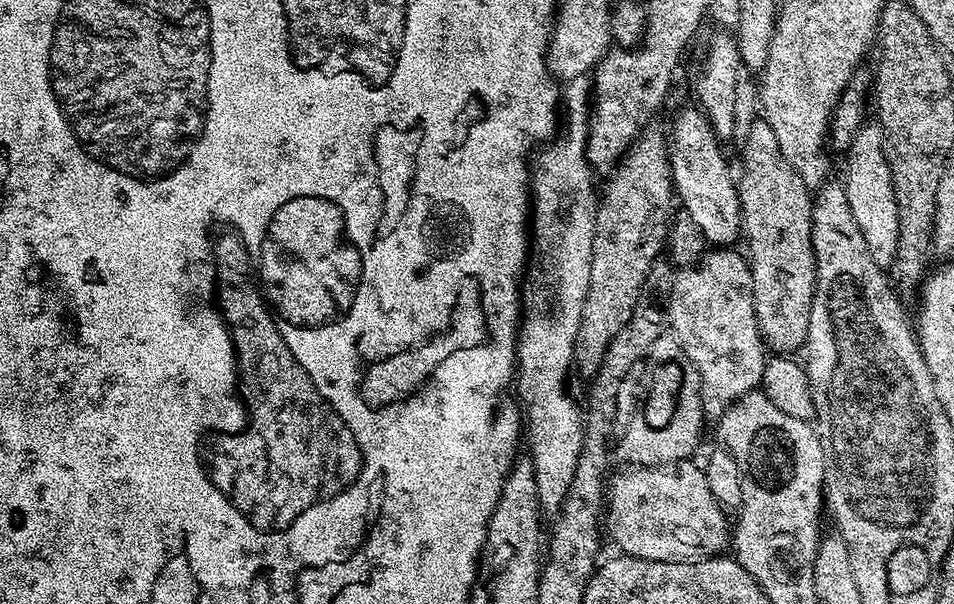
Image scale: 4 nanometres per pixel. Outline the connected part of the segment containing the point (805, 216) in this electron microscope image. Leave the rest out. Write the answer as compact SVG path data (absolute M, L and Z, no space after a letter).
M756 118L748 128L744 142L742 144L742 172L738 174L737 192L740 198L741 210L741 229L743 239L748 239L748 252L746 251L747 259L750 261L752 269L752 277L754 278L754 310L758 318L758 326L760 327L760 335L767 347L776 354L792 354L792 352L800 347L800 349L807 343L810 306L813 305L813 294L816 289L817 266L814 258L813 238L812 238L812 211L813 211L813 197L811 189L802 181L802 178L796 172L796 168L790 166L786 162L786 158L782 157L782 152L779 149L778 140L775 137L774 130L771 129L770 124L763 120L763 118Z

